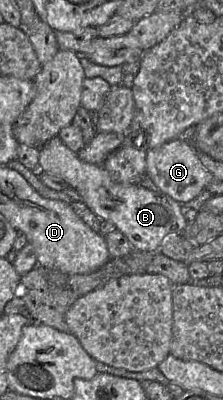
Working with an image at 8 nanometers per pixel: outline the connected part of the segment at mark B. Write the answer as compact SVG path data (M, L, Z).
M53 137L39 149L39 168L42 172L64 179L74 188L91 211L101 220L112 222L130 241L135 250L158 252L170 234L182 234L188 221L181 204L164 198L141 185L120 184L112 180L102 165L80 160L59 138Z

